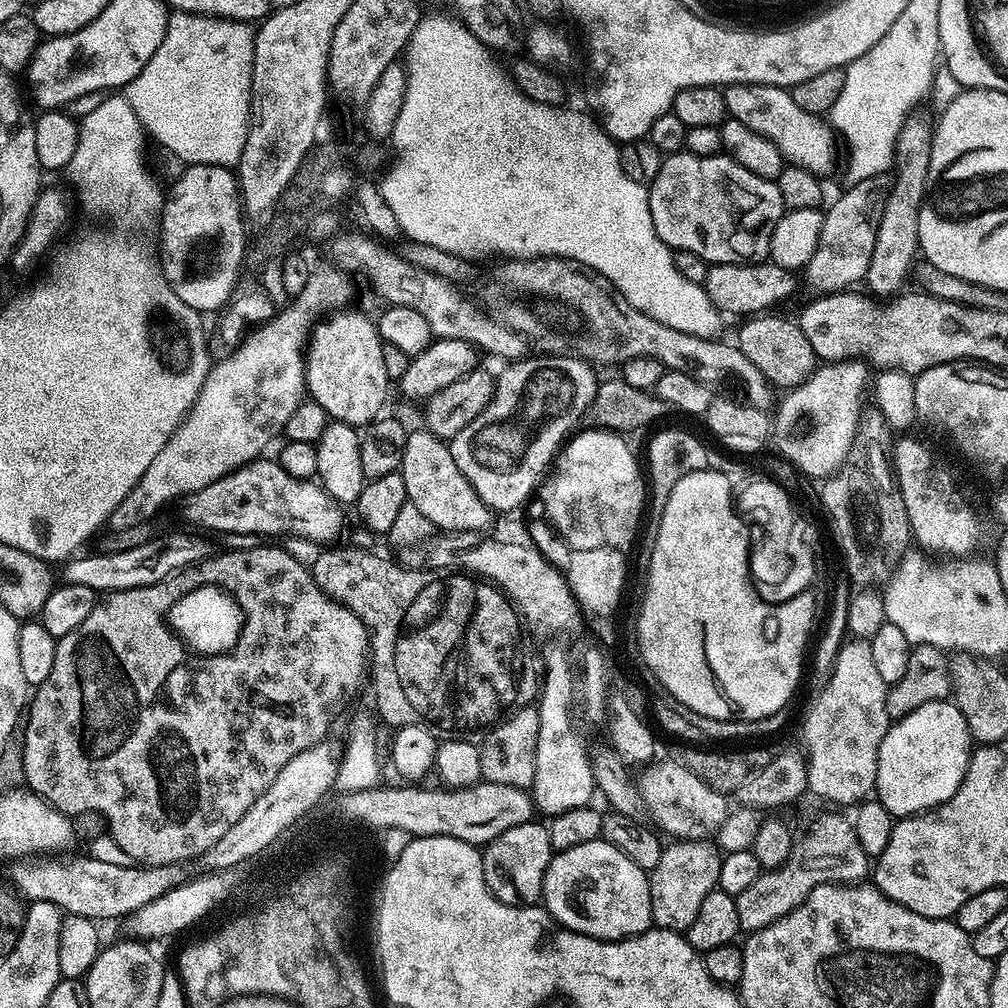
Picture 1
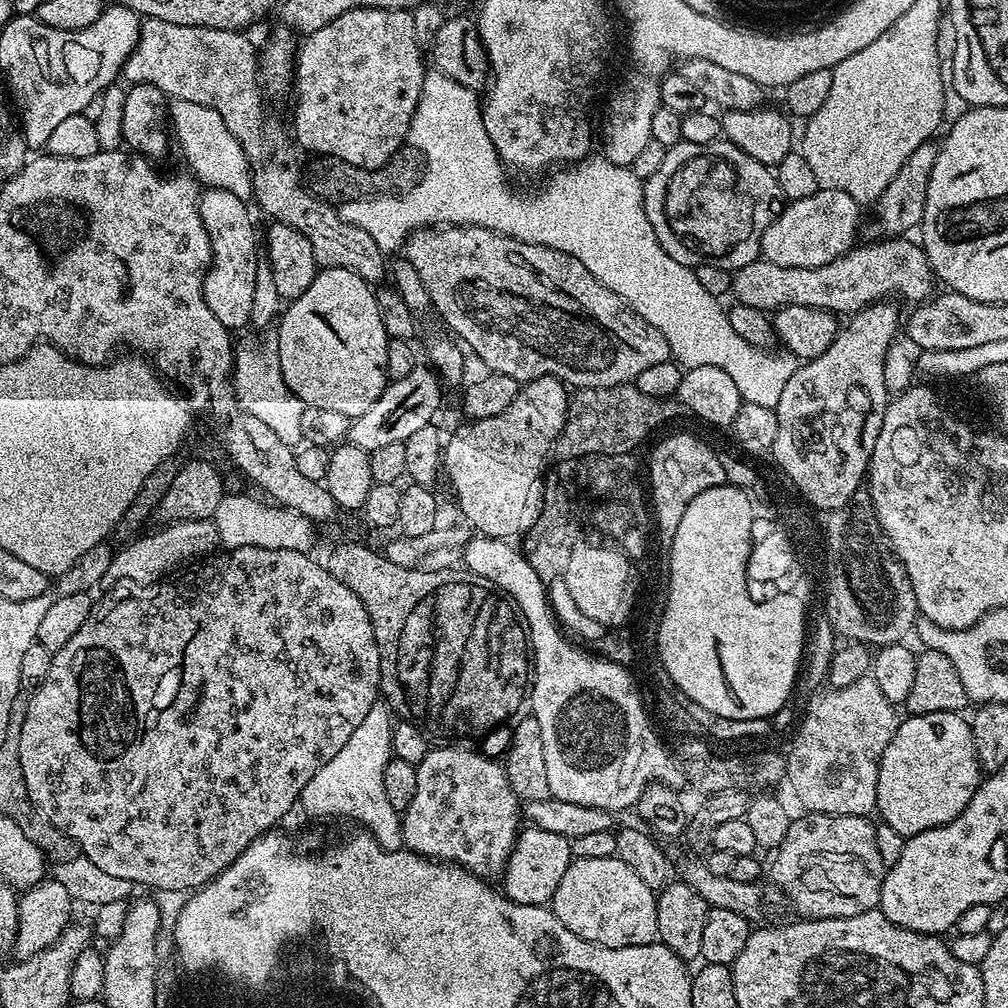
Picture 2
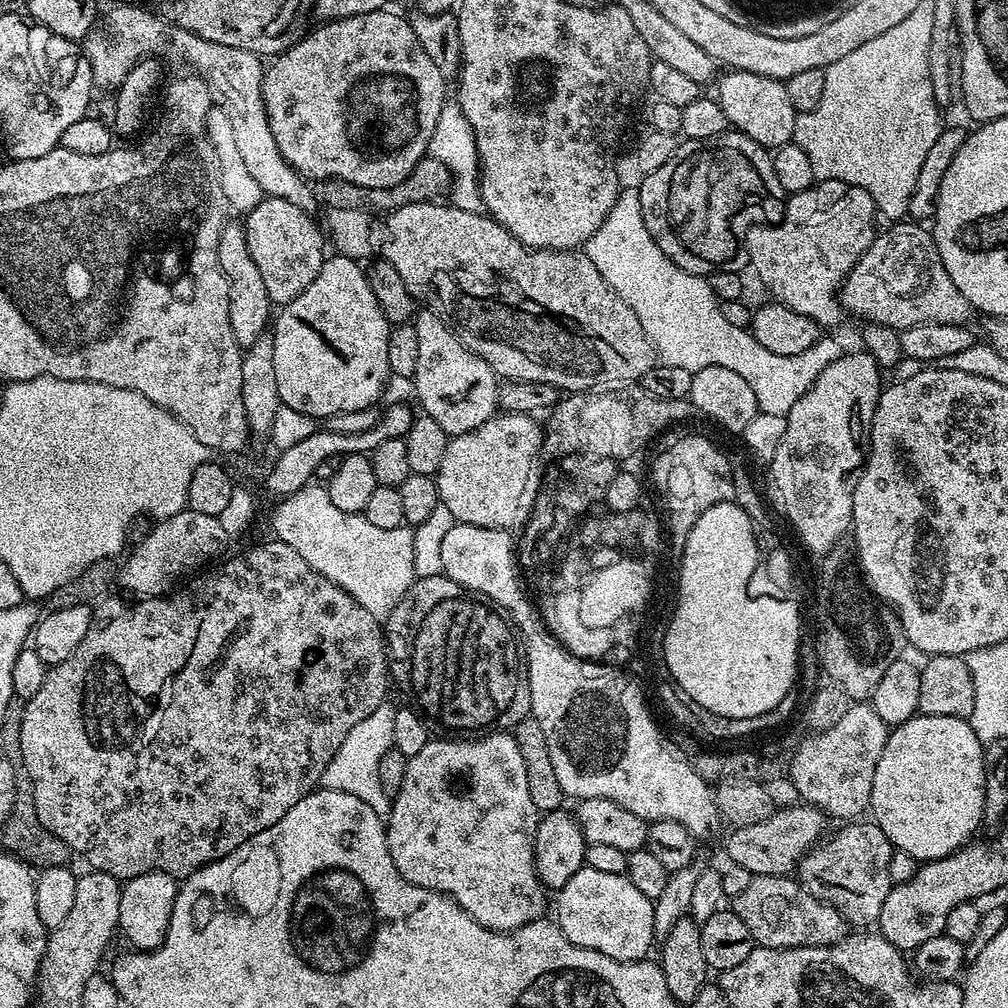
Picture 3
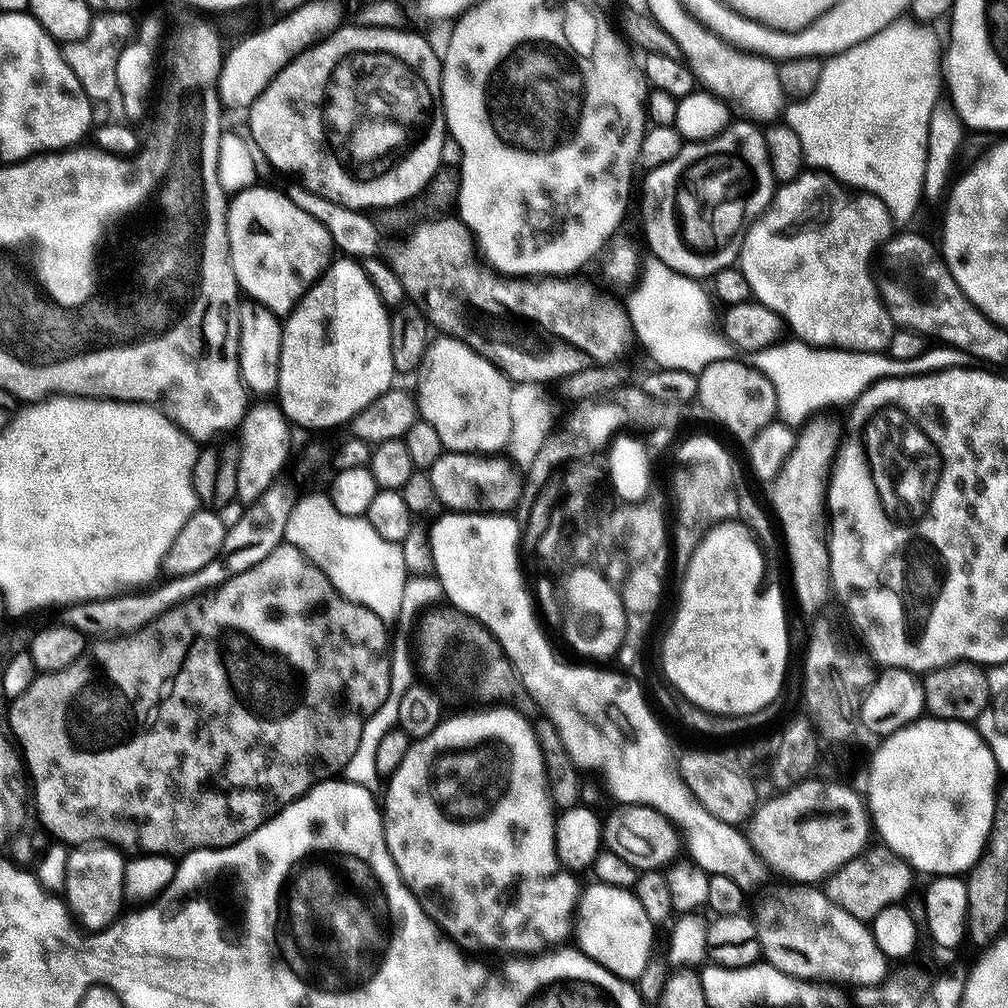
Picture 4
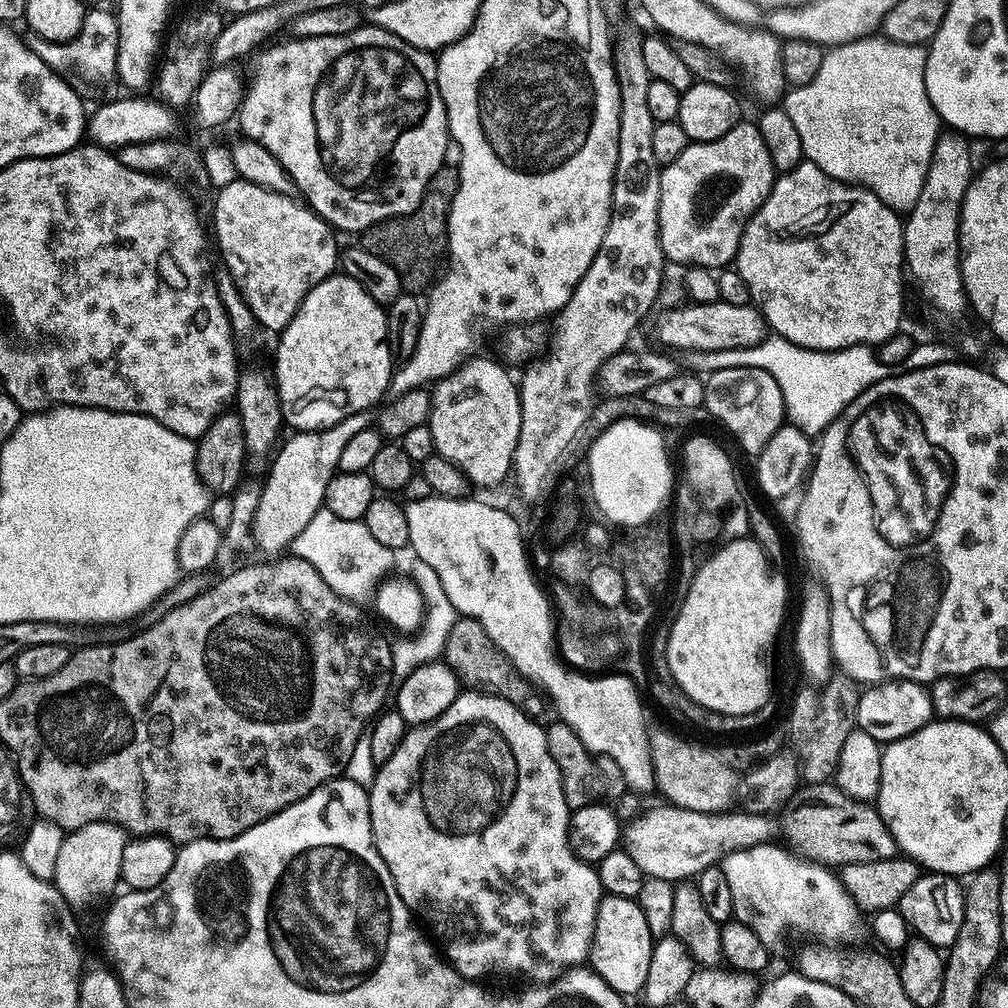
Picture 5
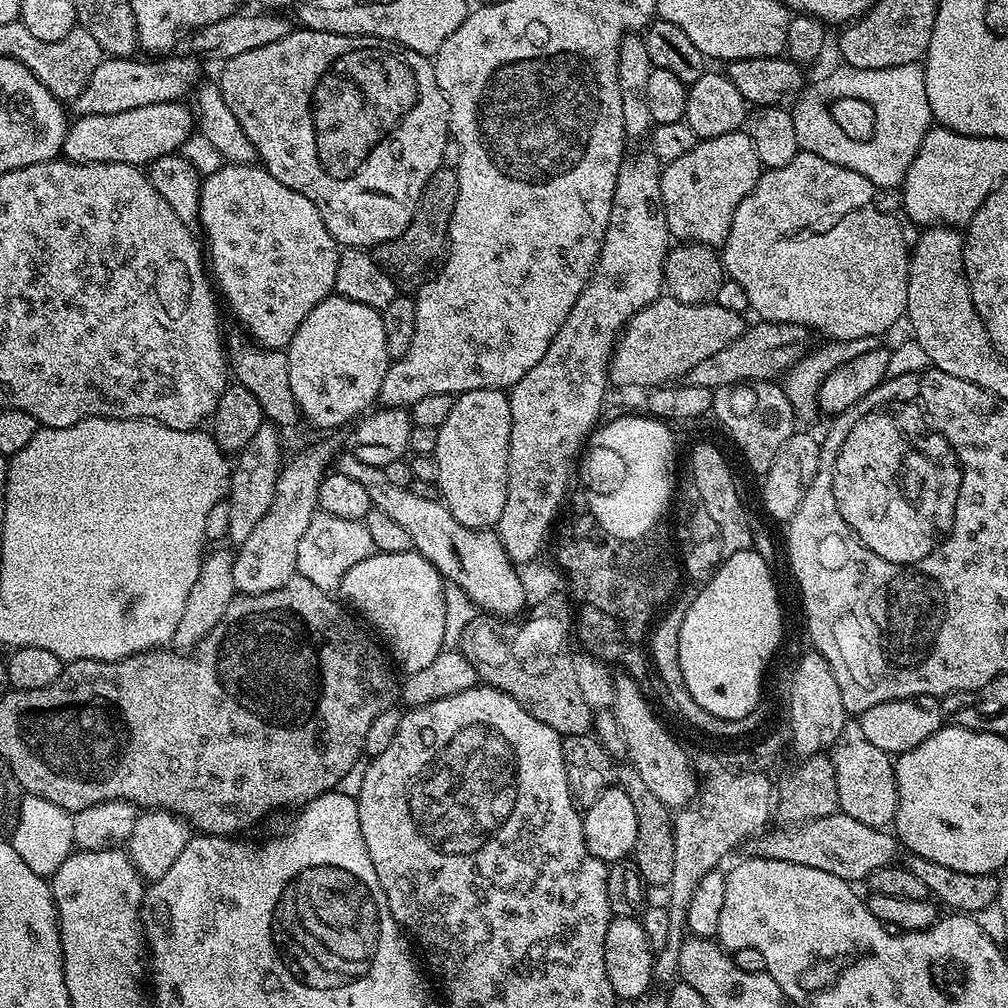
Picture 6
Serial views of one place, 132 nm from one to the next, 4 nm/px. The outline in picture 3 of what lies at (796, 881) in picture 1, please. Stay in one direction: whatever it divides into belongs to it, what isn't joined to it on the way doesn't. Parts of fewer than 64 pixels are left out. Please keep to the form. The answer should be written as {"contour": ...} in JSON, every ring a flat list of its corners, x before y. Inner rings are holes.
{"contour":[[860,822,845,823,841,832,836,832,832,837,821,839,820,843,809,848,798,865,799,883,811,896,823,904,830,904,840,911,841,916,849,925,872,926,879,921,882,914,882,902,886,902,886,894,893,888,890,882,890,854,894,851,886,834,874,822,858,824]]}

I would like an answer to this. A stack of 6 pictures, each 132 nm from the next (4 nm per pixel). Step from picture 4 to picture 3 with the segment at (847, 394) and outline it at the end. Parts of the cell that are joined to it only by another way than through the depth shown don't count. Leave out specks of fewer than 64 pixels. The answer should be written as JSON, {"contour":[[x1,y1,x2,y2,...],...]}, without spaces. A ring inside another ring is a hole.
{"contour":[[743,328,736,331,736,336,728,332,728,340,724,340,724,344,732,344,732,348,724,348,726,370,742,374,742,378,750,382,750,390,754,390,756,407,759,411,782,417,787,417,790,406,794,406,794,402,815,382,821,370,842,355,839,342,827,338,817,340,811,350,803,352,800,356,770,354,770,350,766,350,766,346,757,342,751,331]]}

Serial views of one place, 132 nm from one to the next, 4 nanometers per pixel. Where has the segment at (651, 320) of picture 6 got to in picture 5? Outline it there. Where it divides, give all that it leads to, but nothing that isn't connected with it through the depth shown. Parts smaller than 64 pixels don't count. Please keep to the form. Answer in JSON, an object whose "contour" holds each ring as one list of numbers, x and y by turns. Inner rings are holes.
{"contour":[[717,302,714,304,693,304,689,303,687,305,688,308,684,308,685,306,676,306,671,309,672,313,669,314,668,317,665,318,664,321,661,322,660,325,656,328,656,336,661,340,663,347,668,350,674,350,670,348,685,348,689,354,695,354,697,352,721,352,722,350,738,350,739,348,759,348,761,342,765,340,765,338,769,335,770,329,767,324,764,323,764,316,760,312,760,309,753,306,751,303,743,304,742,306,730,306,729,304,725,304,723,302]]}

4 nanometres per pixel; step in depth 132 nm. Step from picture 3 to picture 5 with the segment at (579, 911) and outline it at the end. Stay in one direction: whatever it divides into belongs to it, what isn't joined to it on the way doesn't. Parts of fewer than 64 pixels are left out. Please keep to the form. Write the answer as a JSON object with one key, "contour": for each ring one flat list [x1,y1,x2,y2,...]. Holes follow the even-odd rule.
{"contour":[[605,895,598,906,596,925,594,926,594,938,592,939,592,955,590,967,609,984,615,992,625,998,643,993,644,983,647,980,647,971,650,970,654,937,650,934,650,926,646,926,646,914,642,914,639,903,630,898,618,898]]}

